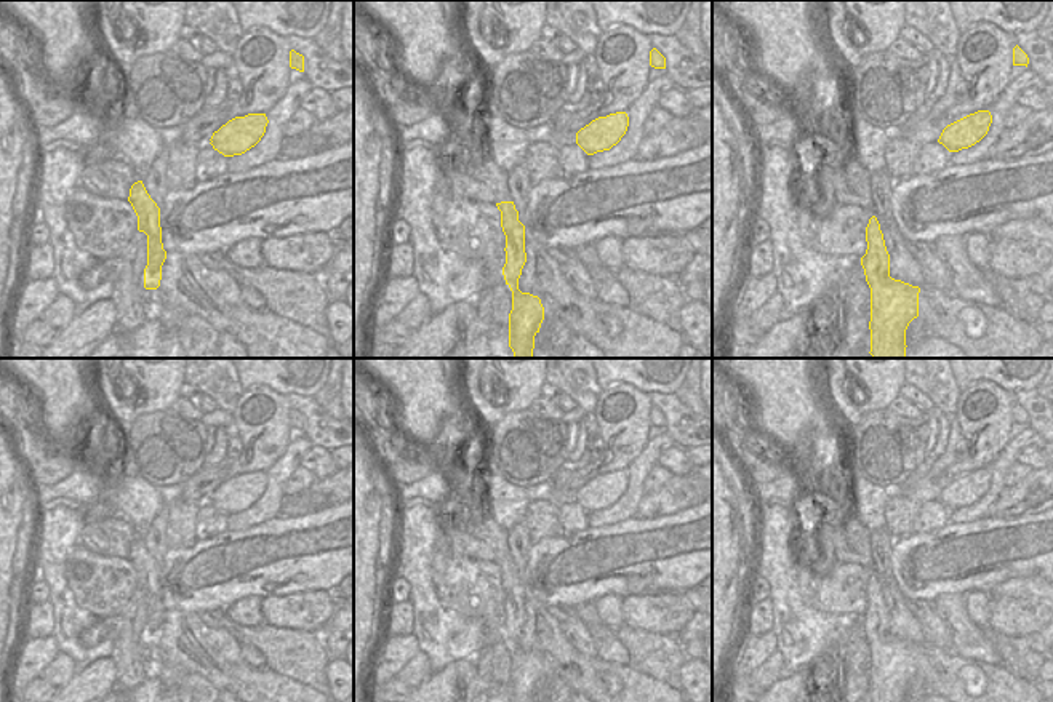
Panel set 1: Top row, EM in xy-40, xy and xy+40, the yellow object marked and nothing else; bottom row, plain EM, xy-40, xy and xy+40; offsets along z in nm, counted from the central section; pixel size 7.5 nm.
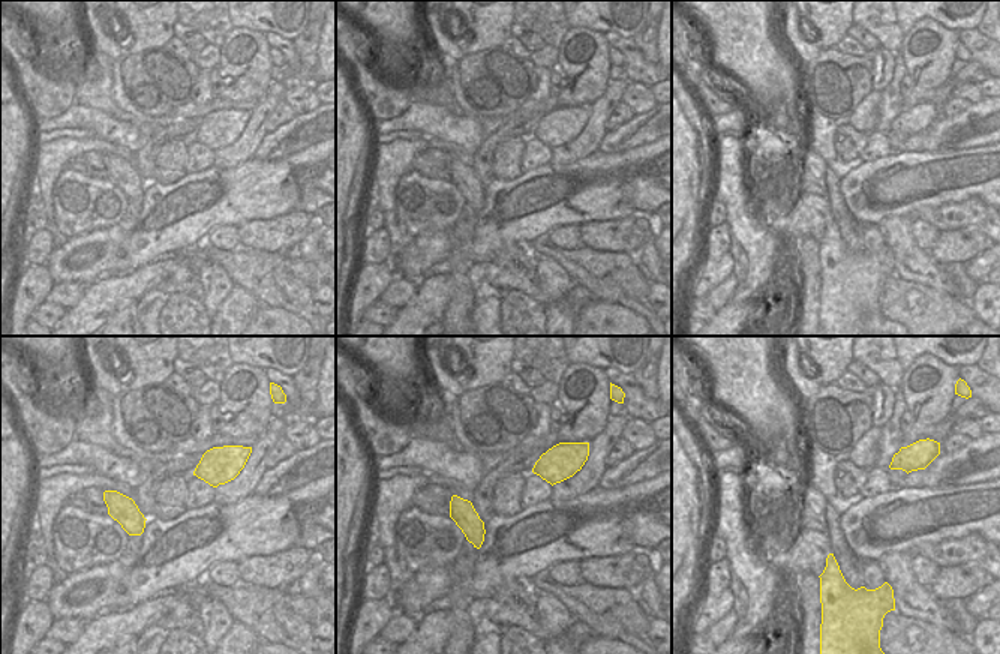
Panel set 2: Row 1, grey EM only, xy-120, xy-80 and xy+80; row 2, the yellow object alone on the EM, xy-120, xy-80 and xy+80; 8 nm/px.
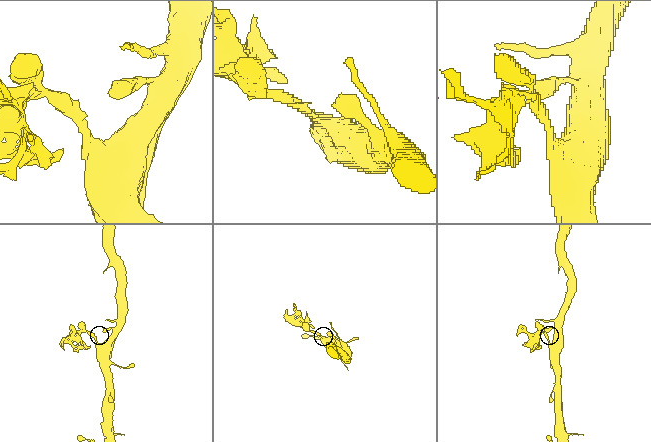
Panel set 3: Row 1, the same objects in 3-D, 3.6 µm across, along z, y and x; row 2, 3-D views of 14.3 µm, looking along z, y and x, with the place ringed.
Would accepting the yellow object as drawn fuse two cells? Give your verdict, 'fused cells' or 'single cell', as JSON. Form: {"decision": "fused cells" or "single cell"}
{"decision": "fused cells"}

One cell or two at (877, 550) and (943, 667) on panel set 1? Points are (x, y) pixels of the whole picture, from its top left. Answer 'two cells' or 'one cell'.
one cell

